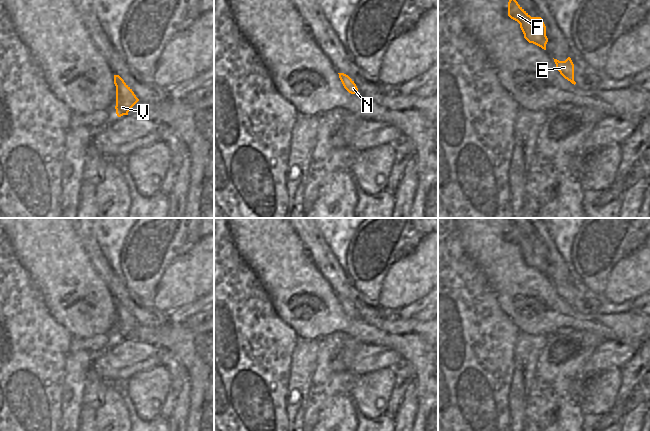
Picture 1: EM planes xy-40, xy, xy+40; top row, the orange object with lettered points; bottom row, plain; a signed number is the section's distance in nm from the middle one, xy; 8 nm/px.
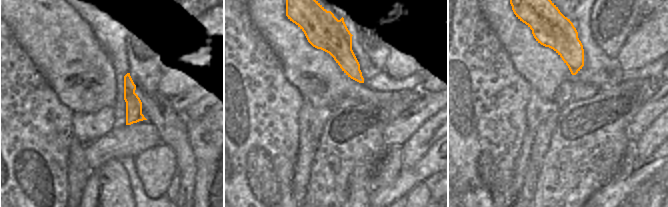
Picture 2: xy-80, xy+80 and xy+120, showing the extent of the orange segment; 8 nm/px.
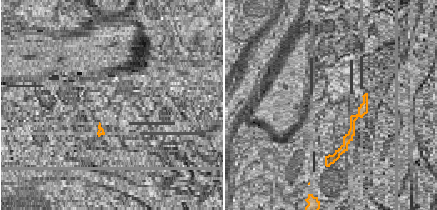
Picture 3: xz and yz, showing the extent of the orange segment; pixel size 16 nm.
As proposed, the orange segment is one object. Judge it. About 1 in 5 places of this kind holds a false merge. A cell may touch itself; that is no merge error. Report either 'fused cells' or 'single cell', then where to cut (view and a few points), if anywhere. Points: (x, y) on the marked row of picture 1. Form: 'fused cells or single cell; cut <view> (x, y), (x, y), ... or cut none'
single cell; cut none

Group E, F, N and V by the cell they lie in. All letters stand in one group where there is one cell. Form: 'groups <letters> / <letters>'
groups E F N V

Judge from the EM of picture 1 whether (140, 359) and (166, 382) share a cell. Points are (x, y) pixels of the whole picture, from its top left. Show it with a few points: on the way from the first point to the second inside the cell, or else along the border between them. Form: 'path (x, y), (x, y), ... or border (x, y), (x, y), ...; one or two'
border (160, 365), (139, 372), (130, 378); two

